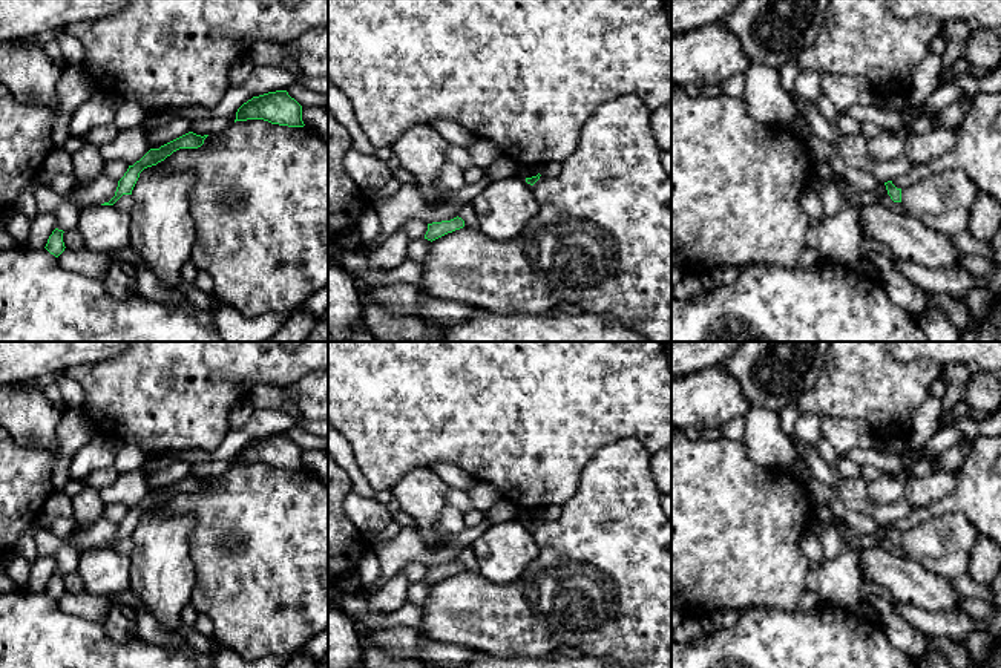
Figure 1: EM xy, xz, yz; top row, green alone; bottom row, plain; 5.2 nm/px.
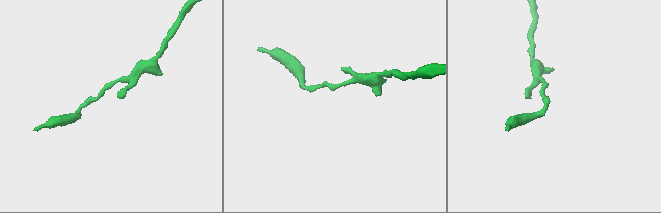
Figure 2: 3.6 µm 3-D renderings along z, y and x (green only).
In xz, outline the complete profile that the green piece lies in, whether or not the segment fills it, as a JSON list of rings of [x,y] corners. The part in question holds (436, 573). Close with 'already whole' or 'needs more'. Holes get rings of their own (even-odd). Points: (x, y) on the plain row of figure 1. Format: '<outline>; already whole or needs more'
[[[454,561],[451,564],[441,564],[441,565],[432,565],[428,567],[428,575],[425,578],[425,582],[435,584],[448,576],[452,576],[455,573],[460,573],[464,570],[464,564],[461,561]]]; already whole

